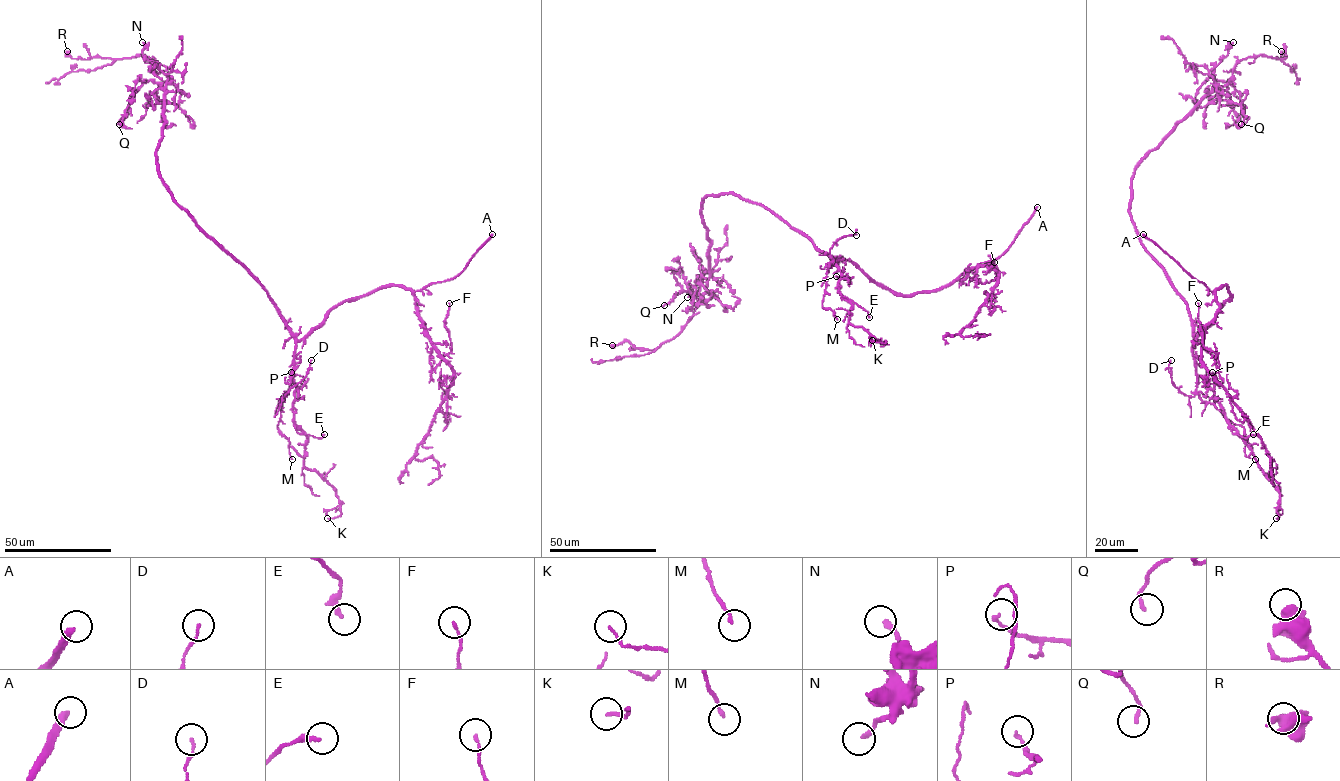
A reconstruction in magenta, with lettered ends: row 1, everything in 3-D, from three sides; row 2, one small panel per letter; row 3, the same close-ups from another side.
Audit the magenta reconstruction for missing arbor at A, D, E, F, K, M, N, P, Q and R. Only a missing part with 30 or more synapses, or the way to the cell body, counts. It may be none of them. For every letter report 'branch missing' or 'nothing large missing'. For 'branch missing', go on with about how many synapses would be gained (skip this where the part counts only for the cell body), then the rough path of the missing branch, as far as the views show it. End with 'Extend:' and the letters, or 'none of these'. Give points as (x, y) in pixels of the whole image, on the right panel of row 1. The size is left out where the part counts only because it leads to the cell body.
A: branch missing
D: nothing large missing
E: nothing large missing
F: nothing large missing
K: nothing large missing
M: nothing large missing
N: nothing large missing
P: nothing large missing
Q: nothing large missing
R: nothing large missing
Extend: A

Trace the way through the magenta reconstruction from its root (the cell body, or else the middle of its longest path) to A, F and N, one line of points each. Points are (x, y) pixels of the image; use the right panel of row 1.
A: (1179, 293), (1192, 320), (1195, 341), (1230, 297), (1226, 285), (1211, 291), (1143, 234)
F: (1179, 293), (1195, 341), (1228, 288), (1215, 291), (1219, 312), (1204, 334), (1219, 369), (1202, 342), (1198, 303)
N: (1179, 293), (1140, 241), (1129, 210), (1131, 180), (1135, 166), (1212, 90), (1209, 71), (1227, 54), (1233, 42)

